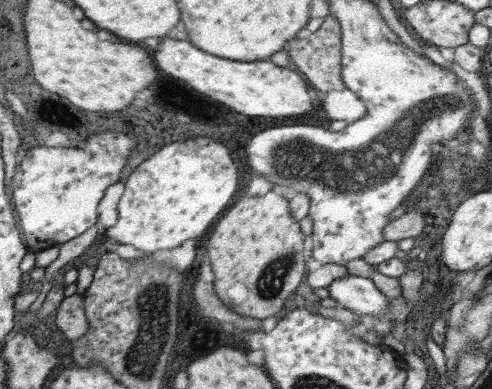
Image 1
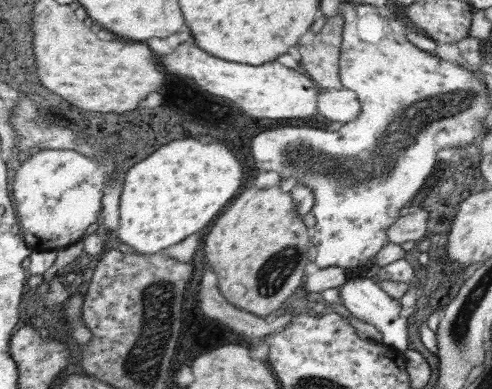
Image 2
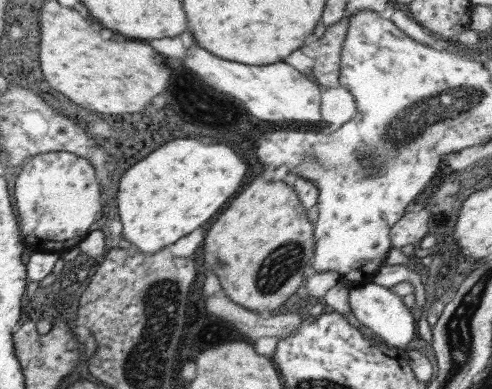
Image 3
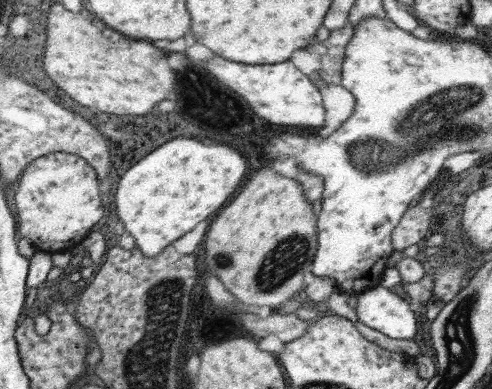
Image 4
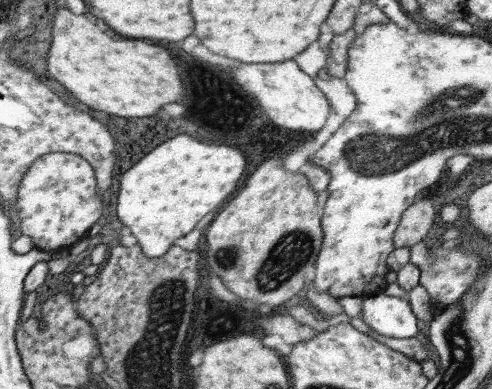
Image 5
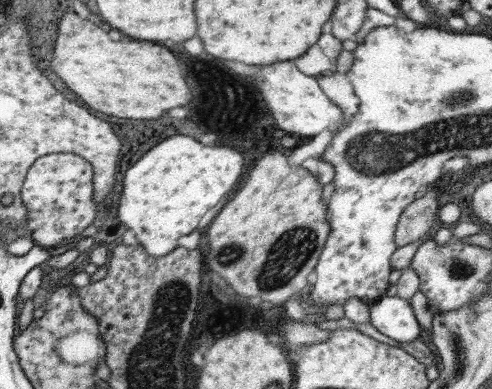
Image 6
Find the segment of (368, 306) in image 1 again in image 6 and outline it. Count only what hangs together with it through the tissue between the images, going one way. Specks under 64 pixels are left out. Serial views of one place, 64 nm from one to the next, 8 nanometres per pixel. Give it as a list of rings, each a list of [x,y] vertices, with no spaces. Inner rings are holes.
[[[385,296],[377,302],[367,302],[367,306],[371,326],[383,336],[405,344],[419,338],[423,328],[417,324],[407,300],[401,300],[397,296]]]

